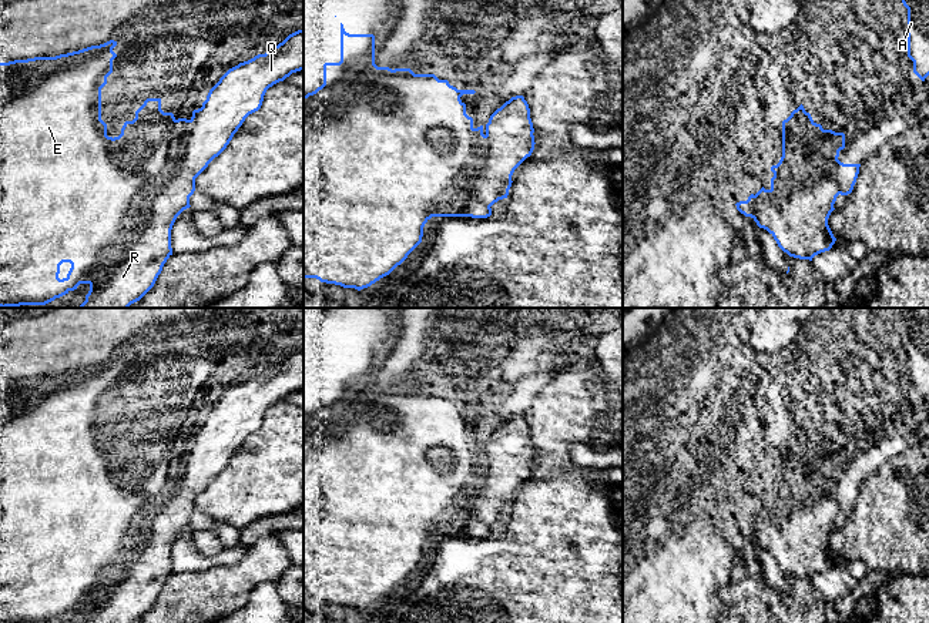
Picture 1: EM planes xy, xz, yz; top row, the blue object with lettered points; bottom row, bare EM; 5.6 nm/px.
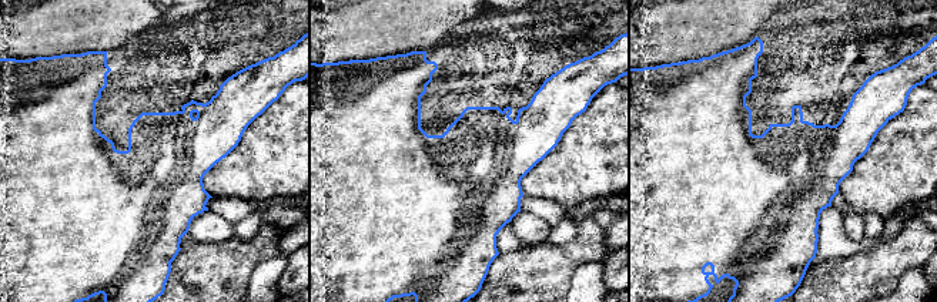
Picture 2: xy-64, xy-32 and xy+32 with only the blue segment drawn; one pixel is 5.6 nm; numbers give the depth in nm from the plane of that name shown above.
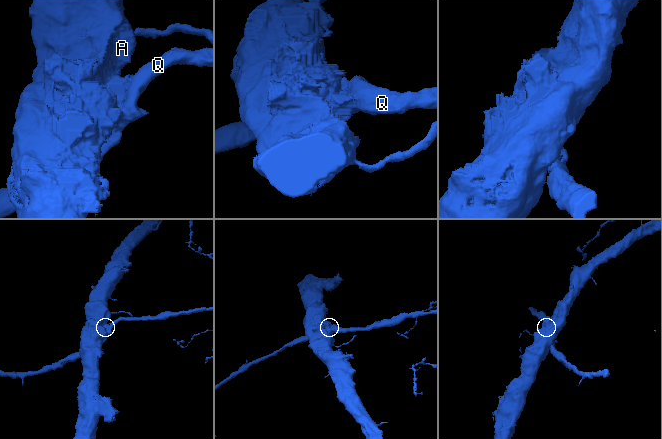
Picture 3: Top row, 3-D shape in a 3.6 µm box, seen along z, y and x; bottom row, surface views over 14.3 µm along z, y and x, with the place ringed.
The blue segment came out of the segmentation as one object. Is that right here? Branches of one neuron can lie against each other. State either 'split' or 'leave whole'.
split

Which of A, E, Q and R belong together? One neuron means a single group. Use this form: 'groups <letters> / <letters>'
groups A E / Q R

